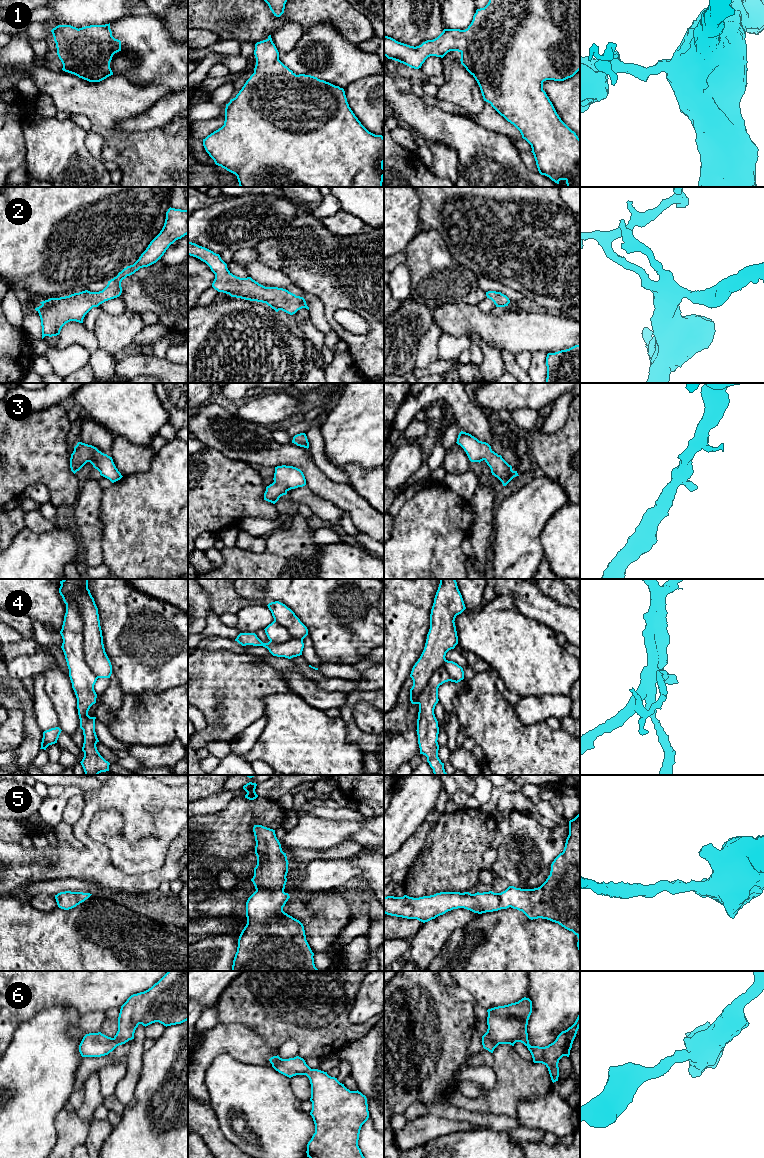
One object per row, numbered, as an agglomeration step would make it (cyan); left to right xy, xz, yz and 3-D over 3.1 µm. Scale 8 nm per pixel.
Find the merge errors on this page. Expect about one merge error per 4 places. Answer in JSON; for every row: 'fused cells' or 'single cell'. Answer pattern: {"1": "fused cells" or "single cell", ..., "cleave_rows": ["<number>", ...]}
{"1": "single cell", "2": "single cell", "3": "single cell", "4": "fused cells", "5": "single cell", "6": "single cell", "cleave_rows": ["4"]}

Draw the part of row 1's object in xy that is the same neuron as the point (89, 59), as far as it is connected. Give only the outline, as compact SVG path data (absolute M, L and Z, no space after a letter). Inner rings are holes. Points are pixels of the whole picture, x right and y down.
M110 23L79 29L71 25L58 25L51 32L56 43L57 55L63 64L63 71L89 82L100 82L113 75L110 62L113 55L121 51L121 41L112 36Z

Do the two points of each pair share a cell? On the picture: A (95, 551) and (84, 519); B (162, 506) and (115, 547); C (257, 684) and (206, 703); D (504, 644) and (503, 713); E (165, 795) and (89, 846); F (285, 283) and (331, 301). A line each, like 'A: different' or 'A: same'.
A: same
B: same
C: same
D: different
E: same
F: different

